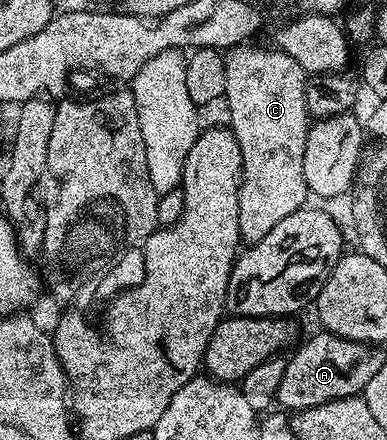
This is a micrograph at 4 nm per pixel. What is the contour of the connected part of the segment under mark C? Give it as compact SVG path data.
M253 44L239 45L225 54L226 95L224 105L230 108L228 128L240 143L242 156L242 182L238 188L240 215L238 216L238 235L243 242L253 243L264 239L280 219L292 215L292 211L307 204L308 190L304 183L304 143L312 118L306 109L306 82L308 74L292 59L292 55L279 49L253 49Z

